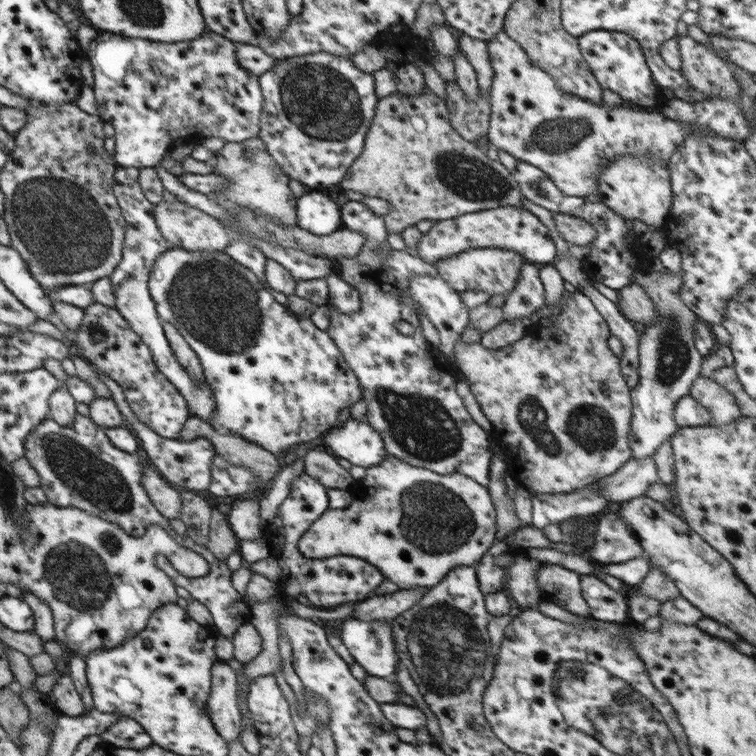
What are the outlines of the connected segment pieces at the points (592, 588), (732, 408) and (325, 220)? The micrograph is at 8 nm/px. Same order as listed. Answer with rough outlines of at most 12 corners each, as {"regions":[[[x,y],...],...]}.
{"regions":[[[581,575],[590,618],[618,624],[631,614],[627,596],[596,575]],[[698,376],[689,396],[708,410],[710,426],[743,418],[736,397]],[[322,191],[297,198],[297,226],[342,229],[341,206]]]}

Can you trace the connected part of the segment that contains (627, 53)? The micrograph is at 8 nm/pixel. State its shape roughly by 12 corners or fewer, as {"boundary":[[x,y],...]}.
{"boundary":[[624,32],[579,36],[584,60],[603,89],[658,110],[643,50]]}

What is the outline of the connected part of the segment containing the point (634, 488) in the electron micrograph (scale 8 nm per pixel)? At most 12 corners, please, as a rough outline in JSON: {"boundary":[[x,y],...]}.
{"boundary":[[654,456],[630,458],[593,489],[608,502],[646,494],[658,481]]}

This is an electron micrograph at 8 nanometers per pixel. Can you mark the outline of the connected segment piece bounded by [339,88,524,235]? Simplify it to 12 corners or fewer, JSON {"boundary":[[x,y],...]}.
{"boundary":[[424,88],[378,100],[339,184],[388,235],[504,205],[511,171]]}

